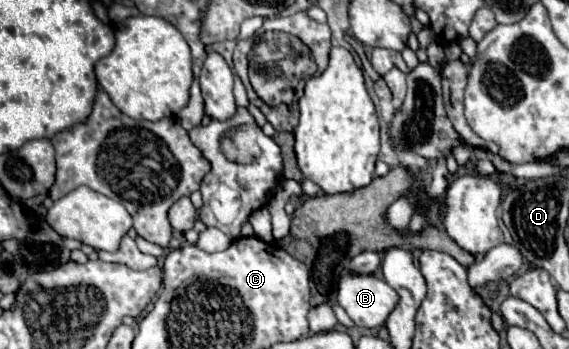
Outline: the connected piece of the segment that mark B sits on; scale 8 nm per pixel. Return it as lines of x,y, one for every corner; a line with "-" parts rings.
342,269
338,275
336,301
356,325
380,327
386,323
394,303
398,303
398,295
384,279

